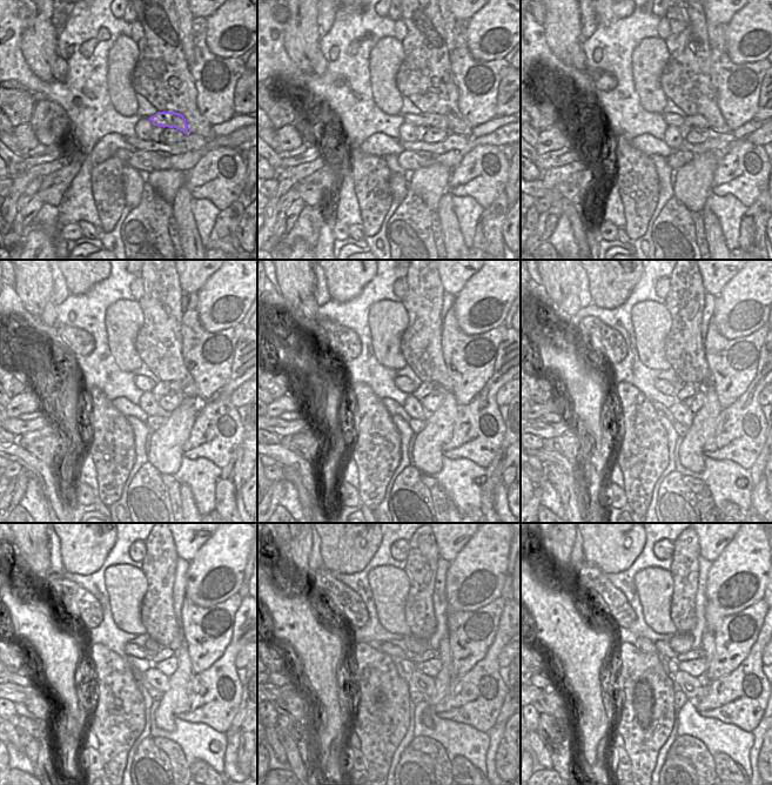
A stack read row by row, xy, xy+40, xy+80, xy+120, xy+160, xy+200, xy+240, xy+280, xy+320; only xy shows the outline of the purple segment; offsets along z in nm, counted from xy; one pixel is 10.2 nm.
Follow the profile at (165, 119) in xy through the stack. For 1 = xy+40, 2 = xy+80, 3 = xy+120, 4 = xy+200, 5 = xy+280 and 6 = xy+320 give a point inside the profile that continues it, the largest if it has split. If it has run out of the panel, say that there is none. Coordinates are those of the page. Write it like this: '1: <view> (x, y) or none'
1: xy+40 (425, 119)
2: xy+80 (671, 119)
3: xy+120 (141, 382)
4: xy+200 (663, 386)
5: xy+280 (394, 651)
6: xy+320 (644, 644)

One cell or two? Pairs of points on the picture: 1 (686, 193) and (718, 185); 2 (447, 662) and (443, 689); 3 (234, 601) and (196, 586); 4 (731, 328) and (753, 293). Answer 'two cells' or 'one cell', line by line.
1: two cells
2: one cell
3: two cells
4: one cell

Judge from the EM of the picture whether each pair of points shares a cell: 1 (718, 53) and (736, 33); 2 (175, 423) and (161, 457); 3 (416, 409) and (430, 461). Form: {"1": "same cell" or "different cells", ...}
{"1": "different cells", "2": "same cell", "3": "different cells"}

